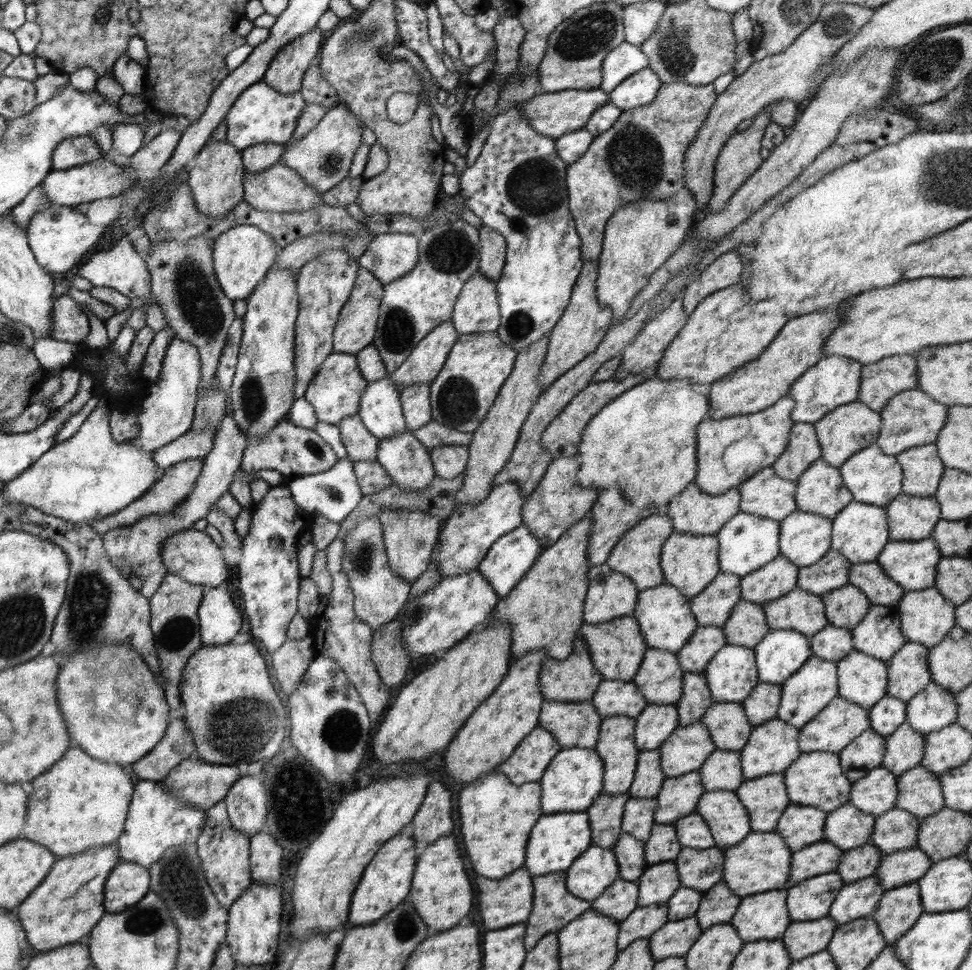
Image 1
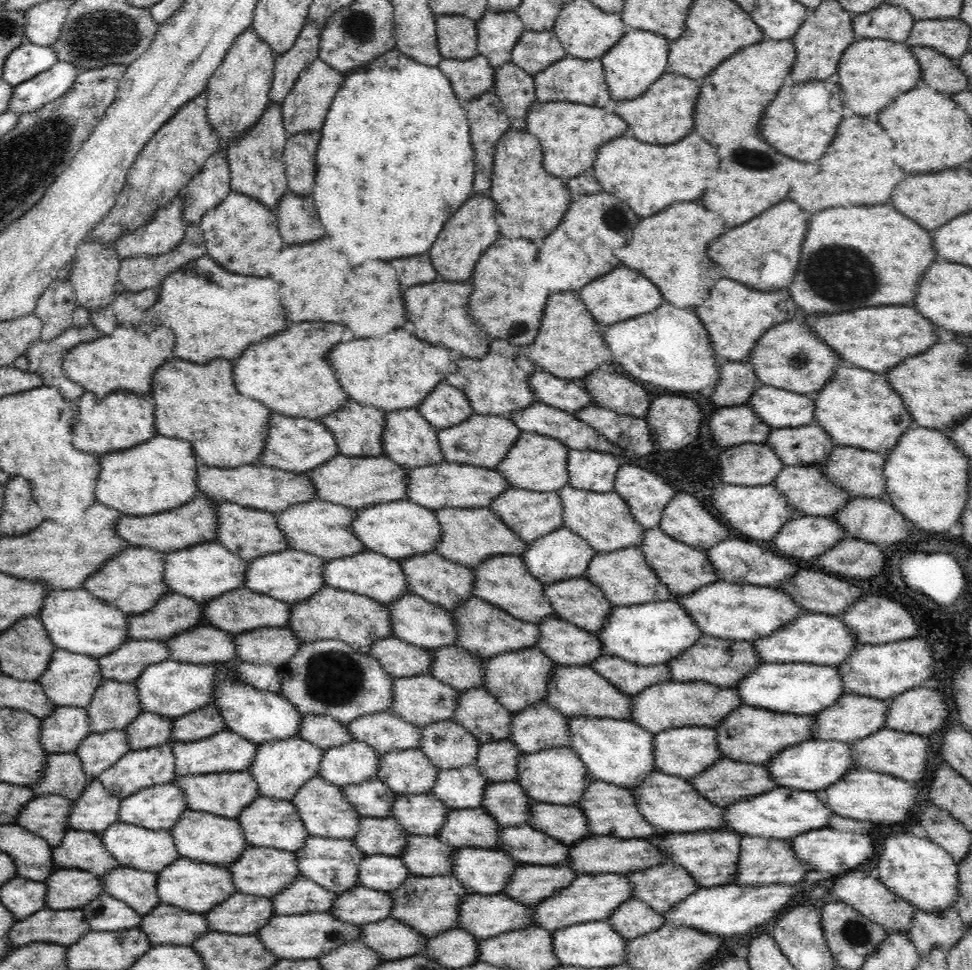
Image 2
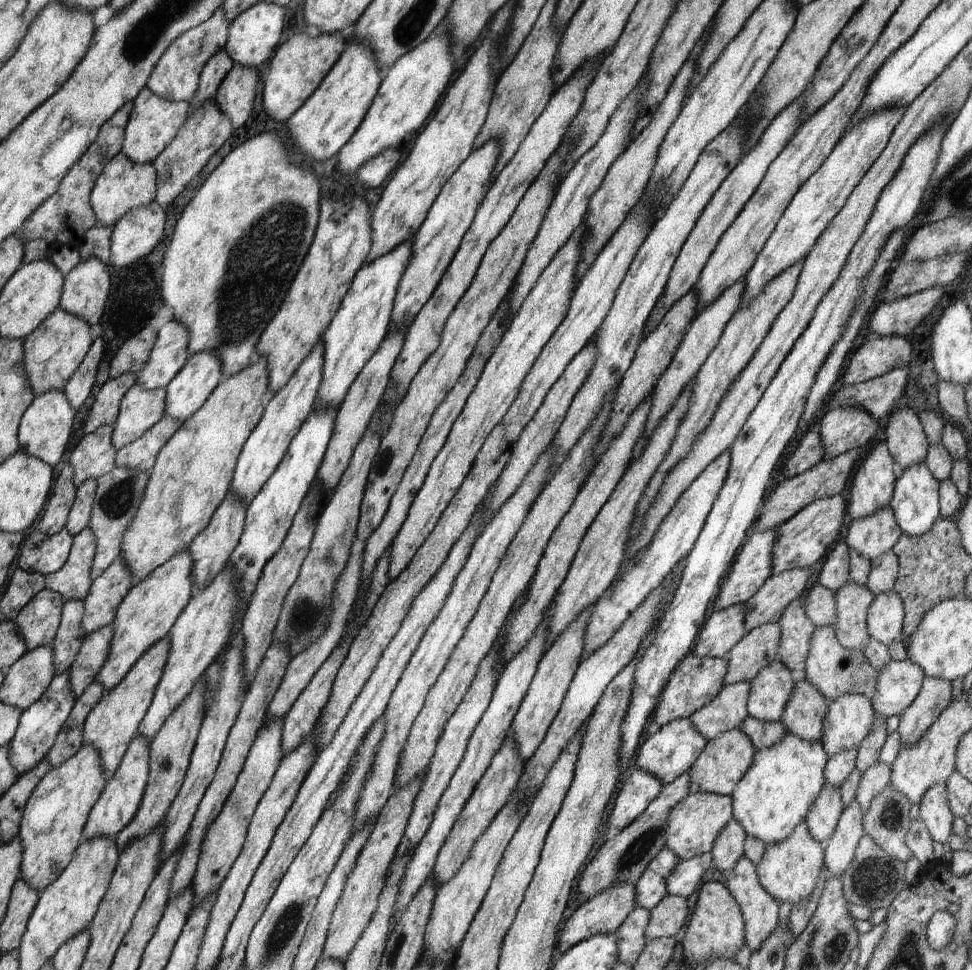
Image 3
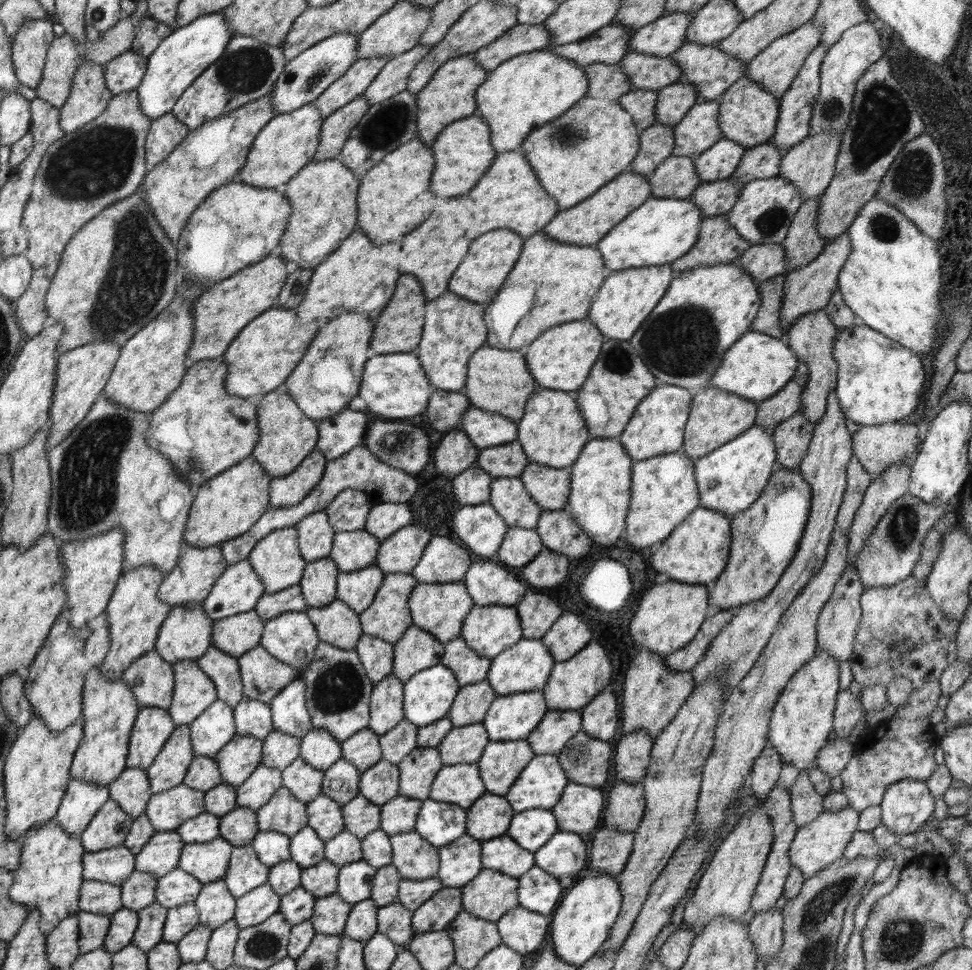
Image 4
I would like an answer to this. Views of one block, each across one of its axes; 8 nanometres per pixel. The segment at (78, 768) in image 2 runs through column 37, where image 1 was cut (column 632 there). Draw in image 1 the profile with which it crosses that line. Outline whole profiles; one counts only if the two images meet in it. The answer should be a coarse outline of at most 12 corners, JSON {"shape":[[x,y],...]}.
{"shape":[[641,751],[630,796],[654,798],[667,776],[660,751]]}

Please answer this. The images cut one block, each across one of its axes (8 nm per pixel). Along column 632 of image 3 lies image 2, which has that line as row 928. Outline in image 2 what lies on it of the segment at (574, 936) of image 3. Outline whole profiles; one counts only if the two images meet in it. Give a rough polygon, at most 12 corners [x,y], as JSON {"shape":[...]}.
{"shape":[[852,869],[834,897],[887,931],[908,934],[915,907],[882,881]]}

